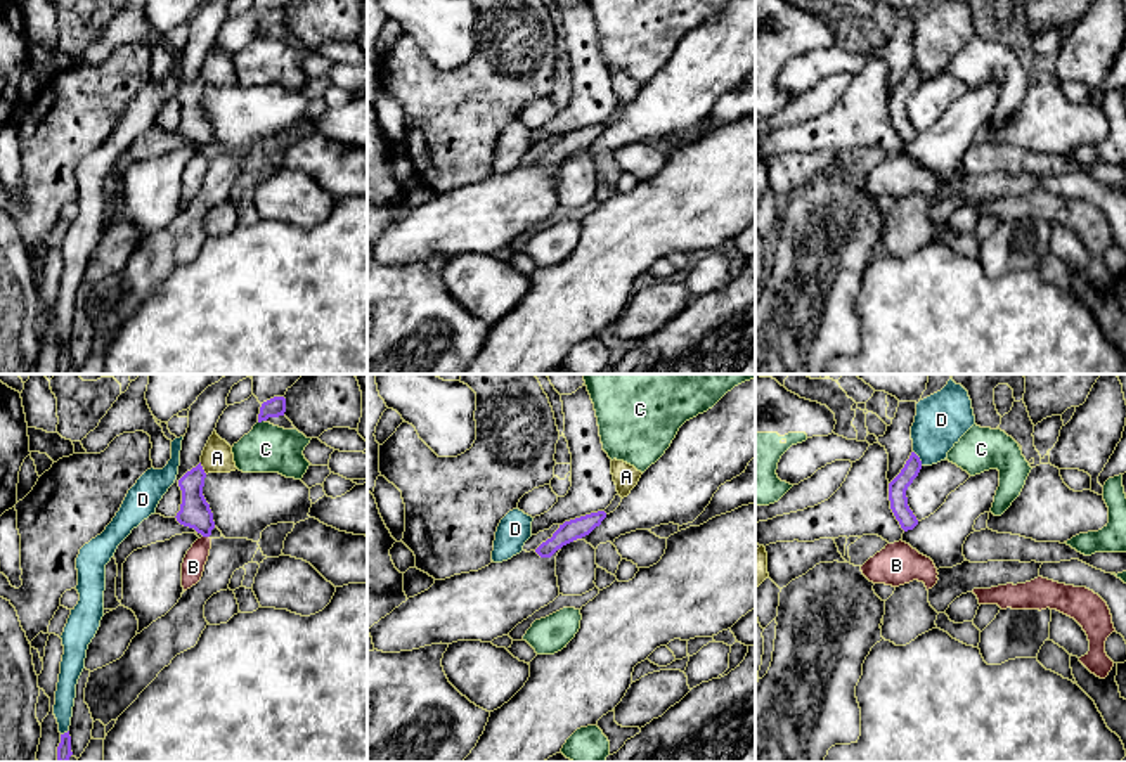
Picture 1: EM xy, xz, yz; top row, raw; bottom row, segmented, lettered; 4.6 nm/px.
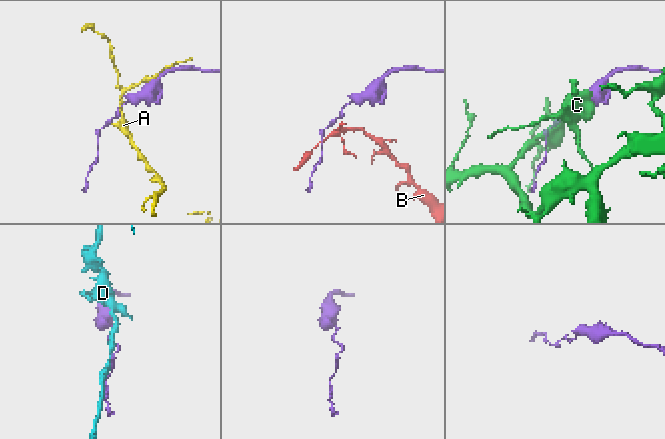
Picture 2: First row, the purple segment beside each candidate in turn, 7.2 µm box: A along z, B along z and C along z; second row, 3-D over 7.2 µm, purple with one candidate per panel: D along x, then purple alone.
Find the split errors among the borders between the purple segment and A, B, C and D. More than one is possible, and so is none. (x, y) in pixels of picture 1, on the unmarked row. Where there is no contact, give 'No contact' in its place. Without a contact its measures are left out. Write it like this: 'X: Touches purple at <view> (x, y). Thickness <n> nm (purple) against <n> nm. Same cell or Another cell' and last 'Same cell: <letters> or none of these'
A: Touches purple at xy (201, 80). Thickness 140 nm (purple) against 140 nm. Another cell
B: Touches purple at xy (207, 148). Thickness 140 nm (purple) against 110 nm. Another cell
C: Touches purple at xy (260, 33). Thickness 90 nm (purple) against 220 nm. Another cell
D: Touches purple at yz (918, 70). Thickness 90 nm (purple) against 240 nm. Another cell
Same cell: none of these

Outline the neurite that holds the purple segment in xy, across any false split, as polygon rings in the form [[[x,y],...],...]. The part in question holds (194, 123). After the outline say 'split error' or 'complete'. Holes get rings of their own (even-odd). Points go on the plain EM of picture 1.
[[[199,74],[178,92],[182,116],[175,130],[180,137],[194,140],[203,149],[210,149],[215,133],[210,116],[203,107],[204,90],[206,85]]]; complete

